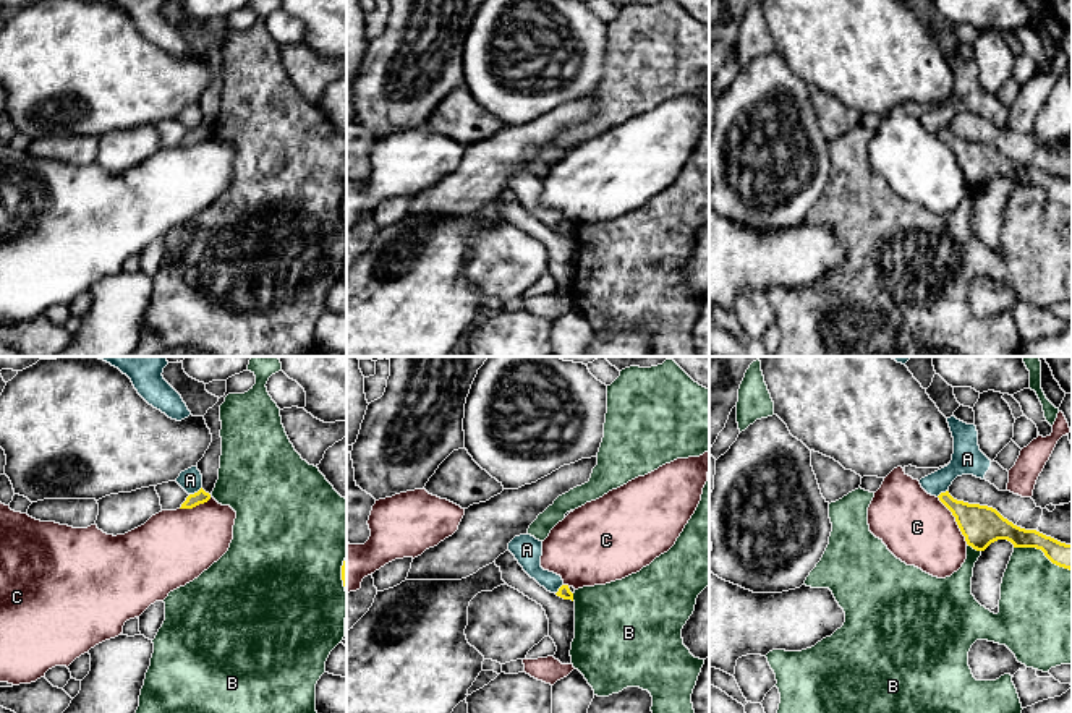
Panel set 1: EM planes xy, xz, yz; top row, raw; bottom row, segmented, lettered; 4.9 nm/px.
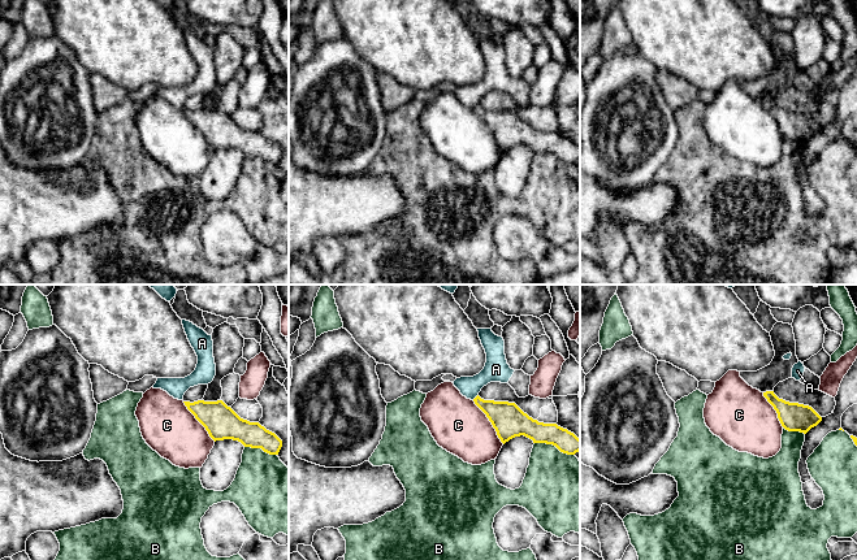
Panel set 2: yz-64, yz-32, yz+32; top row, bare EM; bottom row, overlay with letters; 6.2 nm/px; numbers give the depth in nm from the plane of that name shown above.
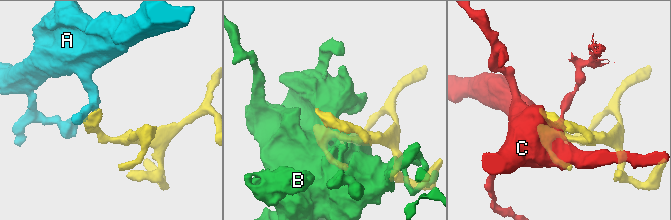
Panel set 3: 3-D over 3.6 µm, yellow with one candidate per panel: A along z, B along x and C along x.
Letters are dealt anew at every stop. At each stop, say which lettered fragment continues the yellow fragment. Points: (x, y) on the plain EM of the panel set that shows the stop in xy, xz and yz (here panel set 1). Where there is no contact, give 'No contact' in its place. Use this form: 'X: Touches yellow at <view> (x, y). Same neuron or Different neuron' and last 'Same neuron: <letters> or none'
A: Touches yellow at xy (195, 130). Different neuron
B: Touches yellow at yz (1043, 188). Different neuron
C: Touches yellow at yz (956, 157). Different neuron
Same neuron: none

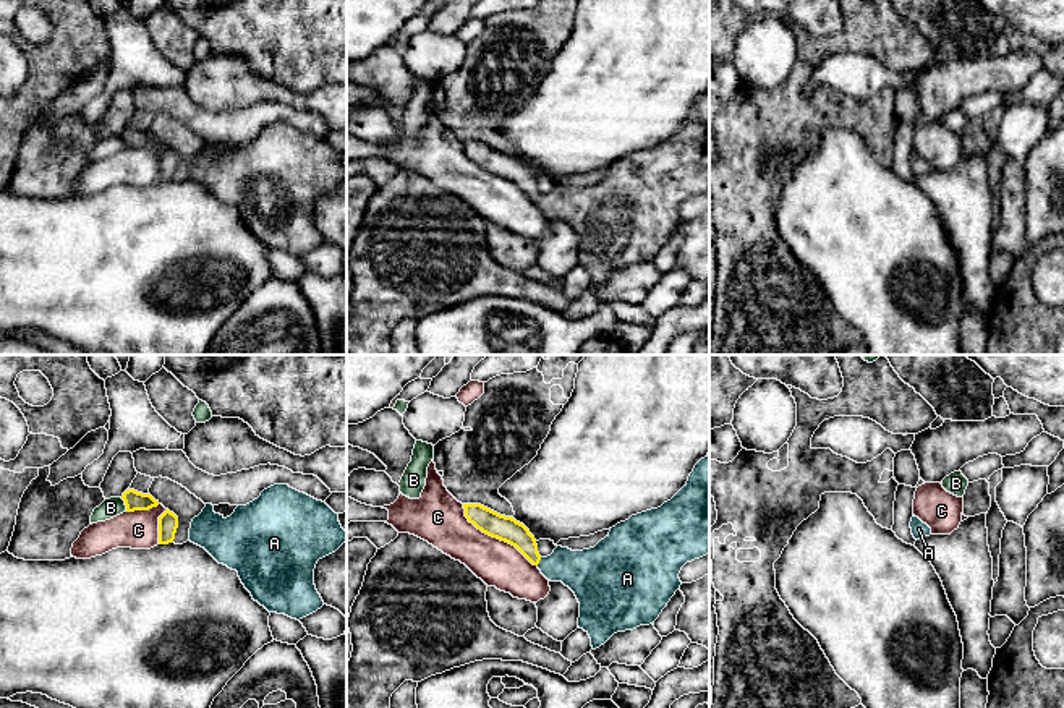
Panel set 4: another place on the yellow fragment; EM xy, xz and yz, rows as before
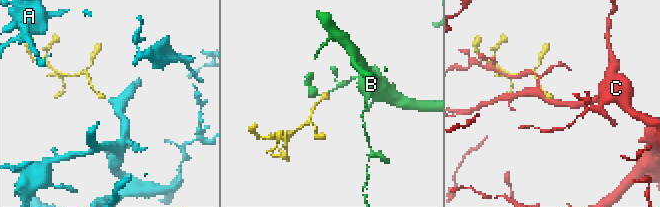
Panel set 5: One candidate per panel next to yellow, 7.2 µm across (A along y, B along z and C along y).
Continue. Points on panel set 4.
A: Touches yellow at xz (540, 196). Same neuron
B: Touches yellow at xy (125, 141). Different neuron
C: Touches yellow at xz (494, 174). Different neuron
Same neuron: A

